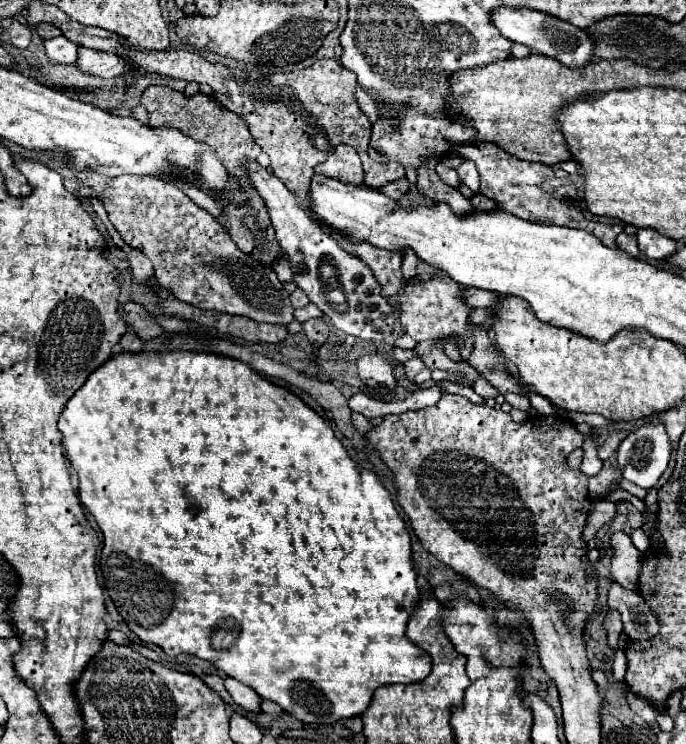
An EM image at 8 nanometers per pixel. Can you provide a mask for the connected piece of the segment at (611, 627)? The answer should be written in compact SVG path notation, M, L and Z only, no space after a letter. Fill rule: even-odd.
M609 610L604 619L604 627L606 627L606 631L608 631L608 647L610 647L612 651L618 651L618 639L620 639L620 635L624 633L620 613L616 610Z

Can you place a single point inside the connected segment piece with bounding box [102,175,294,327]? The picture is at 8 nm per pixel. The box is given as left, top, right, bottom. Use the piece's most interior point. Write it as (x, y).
(193, 256)

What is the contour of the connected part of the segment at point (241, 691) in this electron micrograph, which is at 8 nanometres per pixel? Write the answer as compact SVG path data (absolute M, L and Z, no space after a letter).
M224 677L224 687L232 695L234 703L238 703L240 707L244 707L248 711L260 711L260 697L258 697L258 693L254 689L238 683L232 677Z

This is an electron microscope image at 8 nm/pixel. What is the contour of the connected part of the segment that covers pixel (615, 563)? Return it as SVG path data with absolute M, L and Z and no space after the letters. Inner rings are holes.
M612 533L610 547L610 573L614 581L618 581L624 589L634 589L634 579L638 579L638 559L642 559L642 553L632 545L626 533Z

